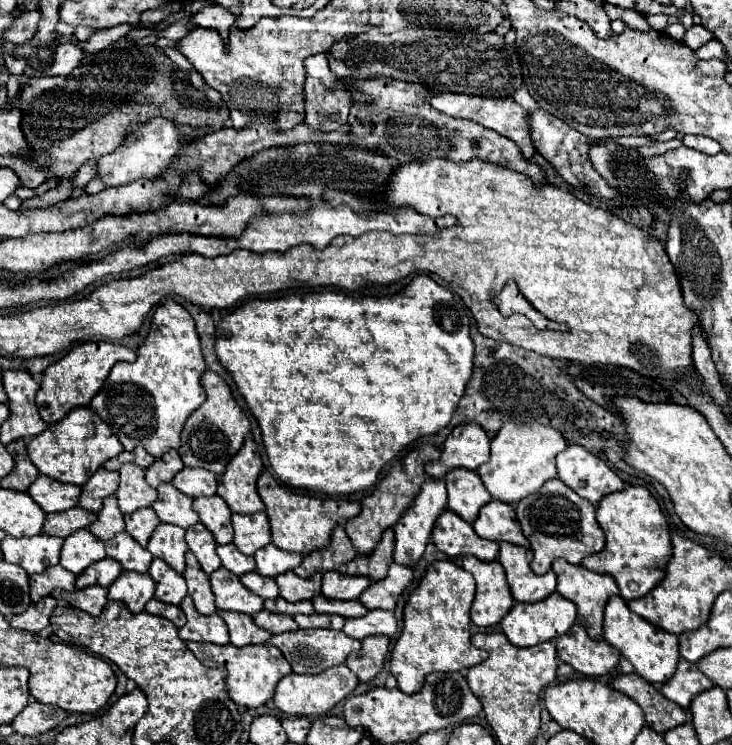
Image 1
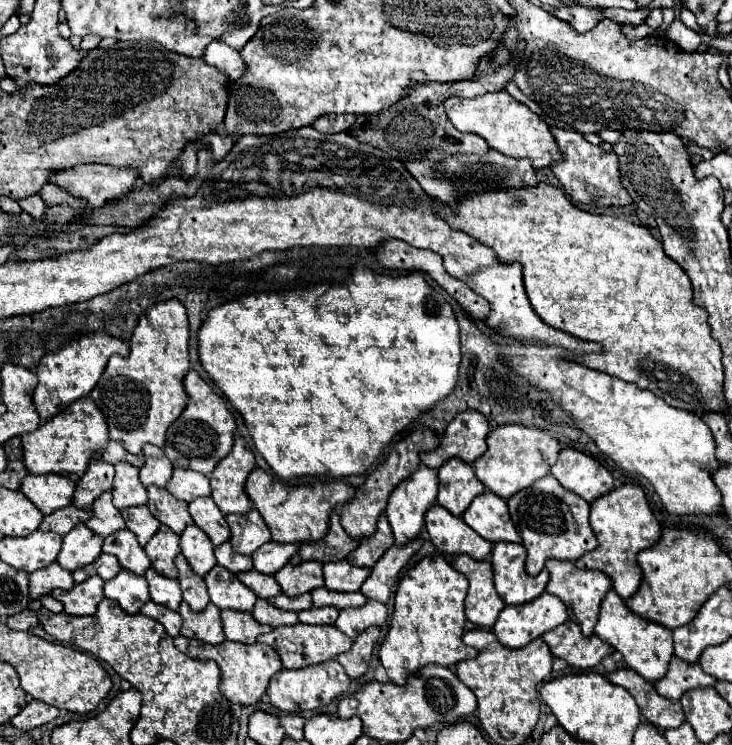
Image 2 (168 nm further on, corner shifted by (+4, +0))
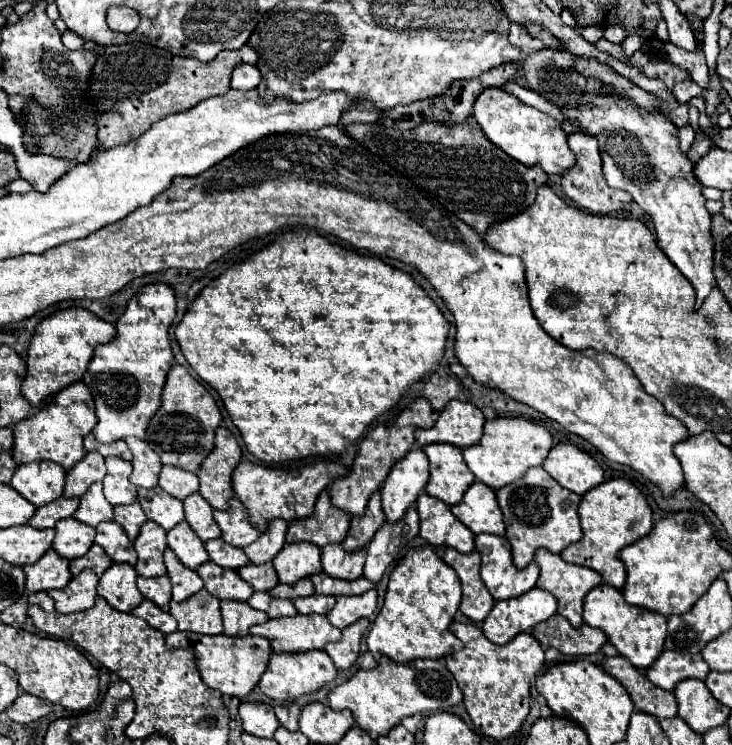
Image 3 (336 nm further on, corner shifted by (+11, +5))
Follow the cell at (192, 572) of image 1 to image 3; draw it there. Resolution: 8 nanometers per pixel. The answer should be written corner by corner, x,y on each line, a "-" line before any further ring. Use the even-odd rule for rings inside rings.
166,548
166,552
164,552
164,562
168,568
168,576
172,580
172,594
174,594
176,602
184,602
192,594
196,594
204,588
202,578
194,570
186,568
170,548

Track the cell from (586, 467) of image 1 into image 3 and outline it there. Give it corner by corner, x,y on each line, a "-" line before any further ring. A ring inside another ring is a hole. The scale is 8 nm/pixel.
556,444
544,460
544,470
562,488
580,496
604,482
600,464
574,444

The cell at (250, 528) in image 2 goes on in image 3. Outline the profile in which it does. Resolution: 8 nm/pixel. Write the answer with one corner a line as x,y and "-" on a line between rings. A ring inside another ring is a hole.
232,498
228,510
214,510
214,520
222,530
222,540
236,548
244,548
260,536
250,522
246,506
238,498

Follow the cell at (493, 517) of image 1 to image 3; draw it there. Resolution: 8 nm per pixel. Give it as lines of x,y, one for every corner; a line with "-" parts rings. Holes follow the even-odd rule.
474,482
464,494
462,502
450,510
474,534
504,536
504,522
500,506
496,502
496,492
482,482

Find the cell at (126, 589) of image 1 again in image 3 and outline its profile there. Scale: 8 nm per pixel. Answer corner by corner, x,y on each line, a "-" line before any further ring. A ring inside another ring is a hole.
112,564
98,582
98,596
106,598
106,602
120,612
132,612
144,600
136,586
136,576
132,566

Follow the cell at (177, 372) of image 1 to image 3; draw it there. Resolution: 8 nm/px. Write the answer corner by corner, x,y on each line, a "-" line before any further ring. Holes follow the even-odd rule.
148,284
128,302
126,312
118,318
116,338
110,344
96,346
94,358
90,360
82,382
94,396
98,416
94,436
100,444
112,444
128,436
146,438
148,422
160,408
166,374
174,362
168,332
174,316
174,290
166,284

